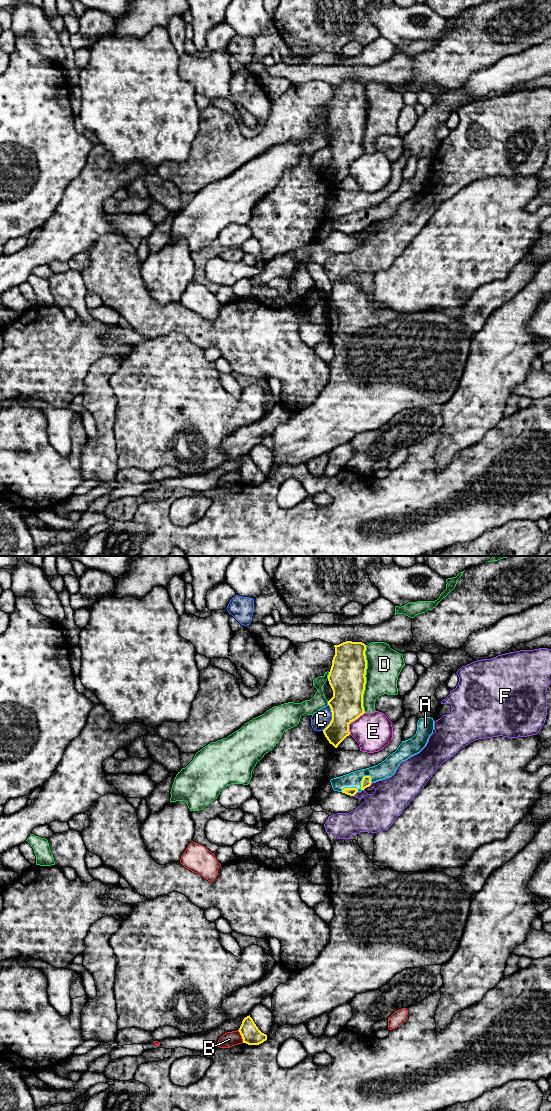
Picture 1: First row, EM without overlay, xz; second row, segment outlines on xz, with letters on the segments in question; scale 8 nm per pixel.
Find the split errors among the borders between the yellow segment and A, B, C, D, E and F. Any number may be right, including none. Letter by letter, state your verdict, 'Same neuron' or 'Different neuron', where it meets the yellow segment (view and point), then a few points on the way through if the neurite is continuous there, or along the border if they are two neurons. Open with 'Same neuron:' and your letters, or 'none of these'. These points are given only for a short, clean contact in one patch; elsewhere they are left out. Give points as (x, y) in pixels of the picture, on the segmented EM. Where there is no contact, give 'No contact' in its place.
Same neuron: A
A: Same neuron. Touches yellow at xz (361, 781)
B: Different neuron. Touches yellow at xz (241, 1035). Boundary: xz (237, 1030), (243, 1042)
C: Different neuron. Touches yellow at xz (332, 717)
D: Different neuron. Touches yellow at xz (365, 679)
E: Different neuron. Touches yellow at xz (351, 721)
F: Different neuron. Touches yellow at xz (355, 793). Boundary: xz (357, 791), (353, 796)

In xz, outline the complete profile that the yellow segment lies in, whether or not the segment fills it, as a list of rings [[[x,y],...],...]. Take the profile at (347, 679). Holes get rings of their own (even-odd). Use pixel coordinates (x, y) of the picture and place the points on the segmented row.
[[[346,641],[334,645],[335,655],[328,675],[333,697],[328,701],[332,720],[323,730],[335,748],[350,735],[349,724],[365,713],[363,694],[366,684],[366,645]]]

